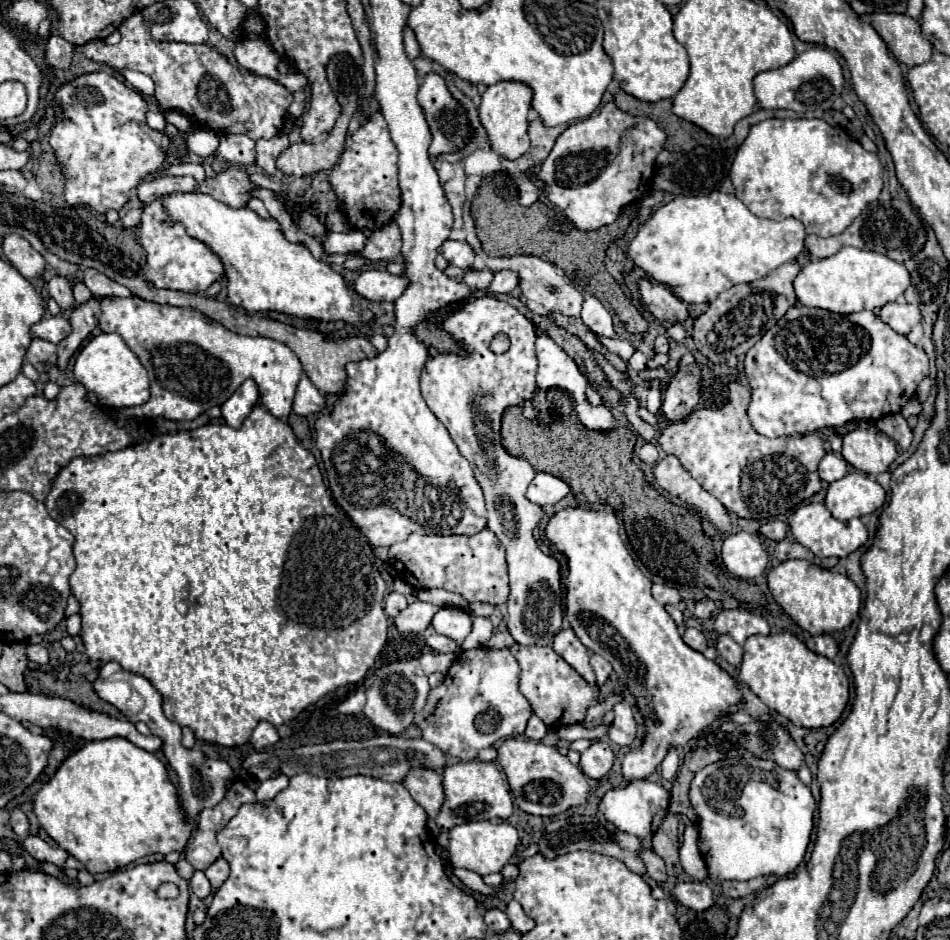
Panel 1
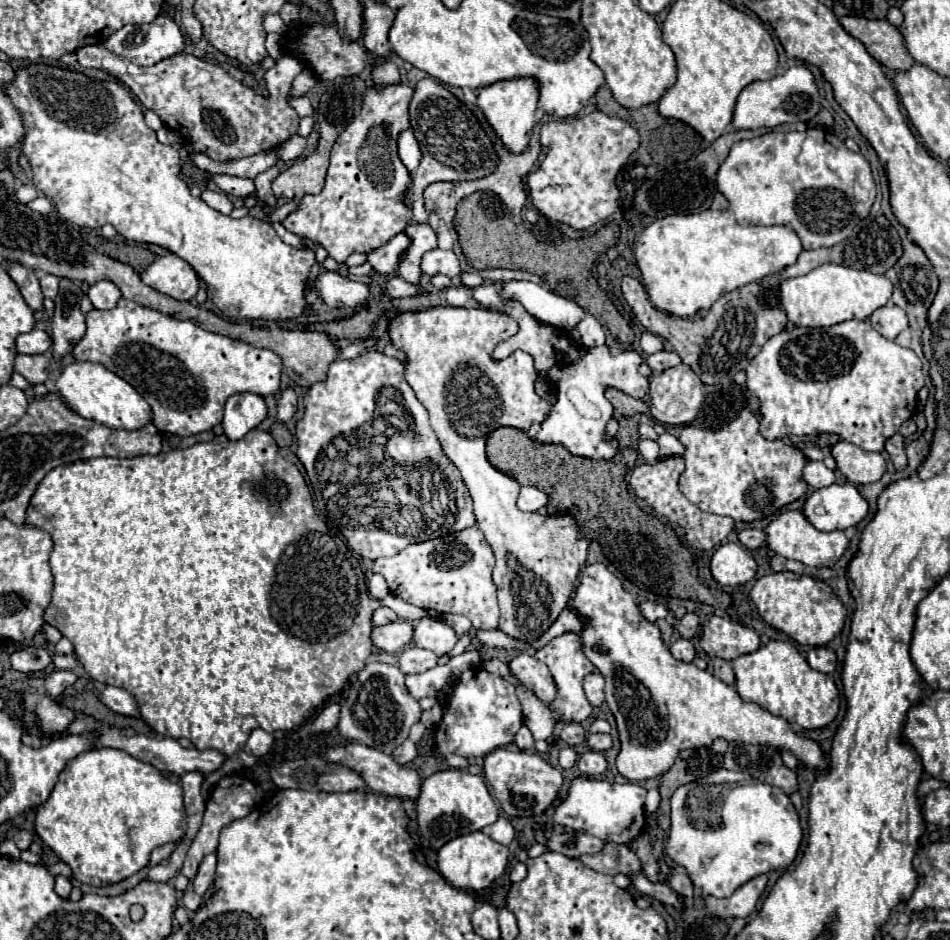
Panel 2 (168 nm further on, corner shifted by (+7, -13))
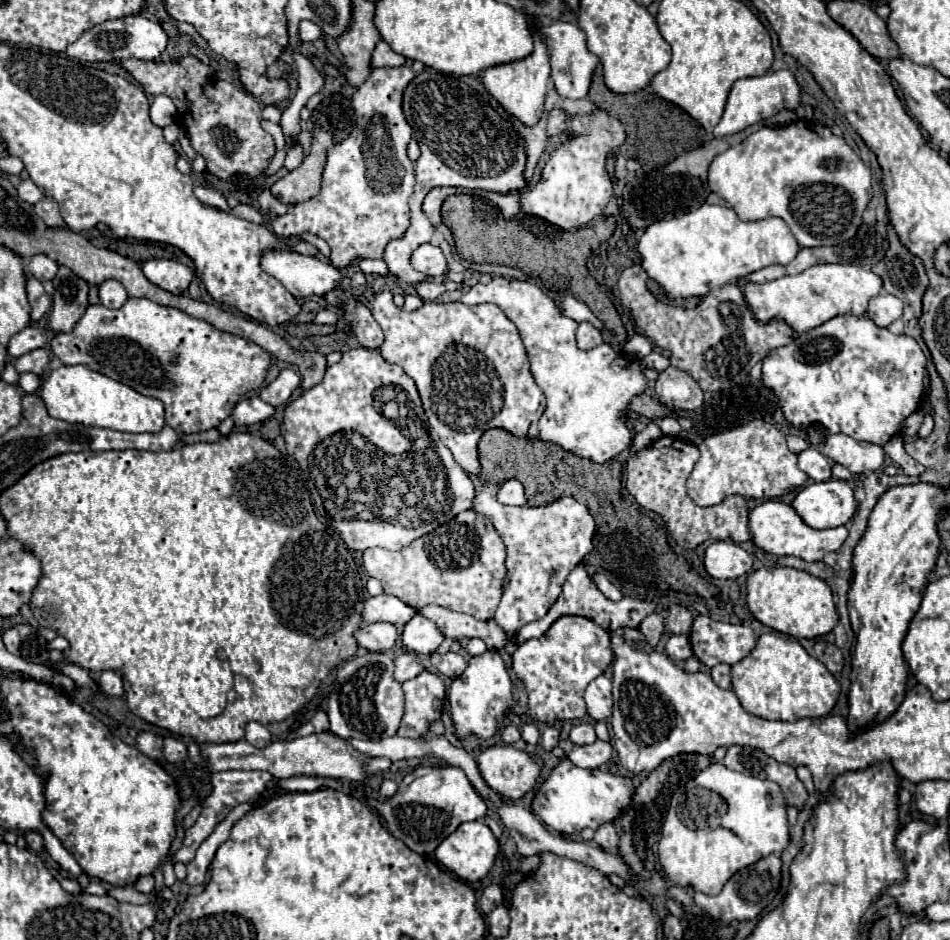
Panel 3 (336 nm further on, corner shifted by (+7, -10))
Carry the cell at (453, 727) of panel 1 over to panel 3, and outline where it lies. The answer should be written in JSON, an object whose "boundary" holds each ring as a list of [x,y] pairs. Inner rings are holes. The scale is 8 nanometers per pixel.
{"boundary":[[[487,650],[479,656],[469,658],[465,672],[451,684],[449,706],[455,734],[459,738],[465,738],[469,734],[475,734],[479,738],[493,738],[501,730],[505,722],[503,714],[513,706],[513,684],[499,650]]]}

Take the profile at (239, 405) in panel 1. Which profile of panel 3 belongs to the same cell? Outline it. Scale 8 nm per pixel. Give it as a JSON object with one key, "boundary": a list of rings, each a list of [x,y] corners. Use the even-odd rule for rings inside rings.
{"boundary":[[[247,396],[241,402],[237,402],[237,406],[233,408],[233,416],[235,416],[237,426],[257,424],[257,422],[271,418],[273,414],[275,414],[275,408],[271,404],[259,400],[257,396]]]}

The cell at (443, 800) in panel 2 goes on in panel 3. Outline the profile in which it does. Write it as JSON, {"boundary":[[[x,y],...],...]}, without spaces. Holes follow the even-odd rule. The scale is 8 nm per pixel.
{"boundary":[[[417,766],[399,782],[397,794],[377,804],[389,832],[417,854],[431,854],[463,822],[479,820],[487,814],[485,800],[475,792],[461,768]]]}

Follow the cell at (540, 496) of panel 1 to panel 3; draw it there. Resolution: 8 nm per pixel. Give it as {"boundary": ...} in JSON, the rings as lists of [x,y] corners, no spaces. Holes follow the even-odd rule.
{"boundary":[[[507,480],[499,486],[499,492],[497,492],[497,500],[501,504],[511,504],[511,506],[525,506],[527,500],[525,500],[525,488],[521,486],[519,480]]]}

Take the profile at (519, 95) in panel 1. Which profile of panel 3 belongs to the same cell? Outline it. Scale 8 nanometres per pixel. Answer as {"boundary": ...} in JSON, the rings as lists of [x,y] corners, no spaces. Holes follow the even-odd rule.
{"boundary":[[[533,32],[533,52],[527,58],[507,62],[501,66],[491,66],[489,70],[483,70],[479,76],[489,94],[495,96],[509,114],[513,114],[527,126],[535,126],[543,114],[543,100],[547,94],[549,72],[551,68],[549,68],[547,44],[543,42],[543,36],[539,32]]]}

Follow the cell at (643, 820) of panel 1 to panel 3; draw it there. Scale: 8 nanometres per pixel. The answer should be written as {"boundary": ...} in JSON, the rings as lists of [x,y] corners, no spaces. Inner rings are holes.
{"boundary":[[[561,758],[559,764],[551,770],[549,778],[545,778],[539,790],[533,796],[531,808],[547,828],[571,836],[571,832],[579,832],[583,828],[597,830],[603,822],[615,820],[623,810],[629,808],[635,786],[625,776],[615,776],[601,770],[585,770],[573,766],[569,758]]]}

